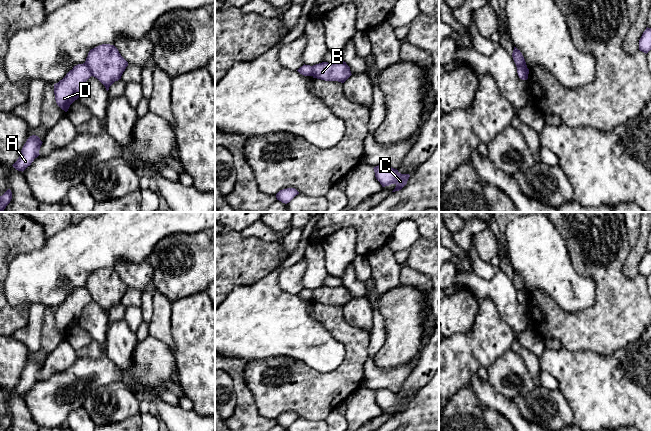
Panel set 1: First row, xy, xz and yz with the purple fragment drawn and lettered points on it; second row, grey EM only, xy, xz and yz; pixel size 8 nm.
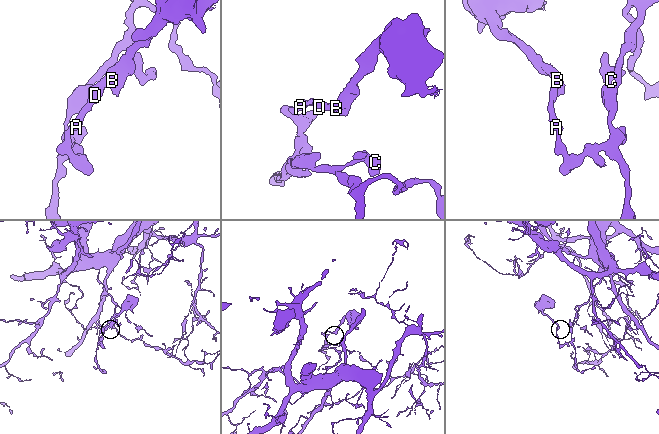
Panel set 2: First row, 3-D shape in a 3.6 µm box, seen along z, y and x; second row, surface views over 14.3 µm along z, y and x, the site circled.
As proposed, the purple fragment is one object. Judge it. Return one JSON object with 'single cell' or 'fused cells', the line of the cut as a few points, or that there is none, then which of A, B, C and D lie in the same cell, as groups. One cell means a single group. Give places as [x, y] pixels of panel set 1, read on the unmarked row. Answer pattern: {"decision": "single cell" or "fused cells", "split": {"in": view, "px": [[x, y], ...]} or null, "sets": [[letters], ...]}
{"decision": "fused cells", "split": {"in": "xy", "px": [[84, 287], [92, 299]]}, "sets": [["A", "C", "D"], ["B"]]}

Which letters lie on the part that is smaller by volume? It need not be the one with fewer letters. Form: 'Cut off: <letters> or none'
Cut off: B

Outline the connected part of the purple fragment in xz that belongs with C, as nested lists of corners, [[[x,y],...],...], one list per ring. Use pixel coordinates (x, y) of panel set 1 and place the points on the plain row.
[[[378,389],[373,392],[376,403],[380,406],[382,411],[395,408],[396,411],[392,416],[401,414],[410,401],[409,398],[401,398],[397,393],[390,391],[389,389]]]

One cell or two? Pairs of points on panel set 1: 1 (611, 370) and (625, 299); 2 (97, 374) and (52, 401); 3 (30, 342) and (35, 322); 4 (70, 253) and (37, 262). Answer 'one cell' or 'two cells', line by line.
1: two cells
2: one cell
3: one cell
4: one cell

